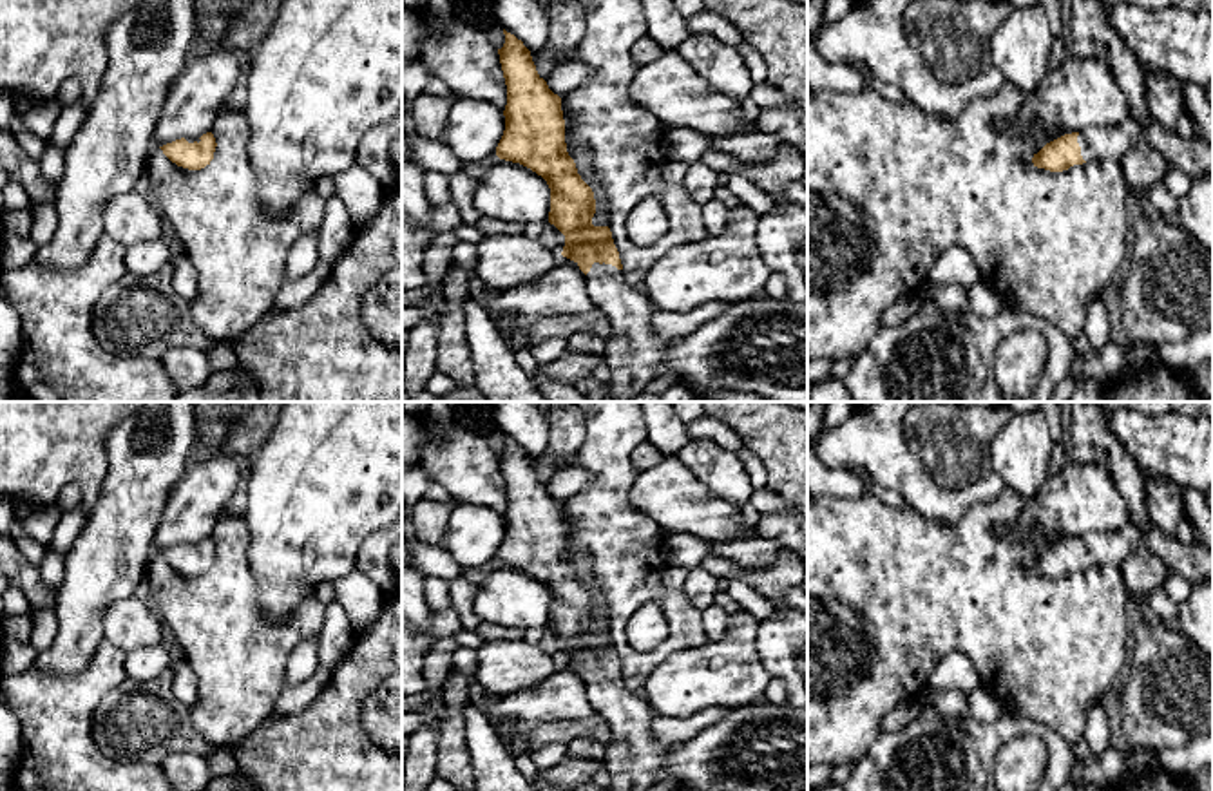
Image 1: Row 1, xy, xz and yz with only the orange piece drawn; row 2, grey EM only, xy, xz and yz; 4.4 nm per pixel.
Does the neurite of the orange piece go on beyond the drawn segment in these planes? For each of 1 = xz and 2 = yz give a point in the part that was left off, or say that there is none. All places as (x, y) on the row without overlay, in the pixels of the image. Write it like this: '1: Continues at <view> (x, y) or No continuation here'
1: Continues at xz (632, 759)
2: Continues at yz (1193, 562)

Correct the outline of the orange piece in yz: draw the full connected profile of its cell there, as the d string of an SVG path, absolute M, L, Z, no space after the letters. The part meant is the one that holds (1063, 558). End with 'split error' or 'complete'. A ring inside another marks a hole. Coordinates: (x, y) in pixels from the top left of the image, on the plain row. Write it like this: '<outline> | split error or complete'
M1132 521L1117 530L1065 539L1034 559L1032 568L1037 574L1063 577L1086 567L1121 567L1139 550L1159 558L1168 574L1179 574L1189 583L1213 583L1213 552L1202 541L1180 545L1177 538L1166 536L1153 523L1139 527Z | split error

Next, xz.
M505 434L503 440L505 449L498 454L498 460L507 491L507 510L503 516L505 536L496 552L496 561L530 574L550 594L549 628L565 641L561 661L574 666L587 681L588 700L612 731L612 740L605 746L603 758L605 769L610 775L610 786L605 791L646 791L655 784L670 753L670 746L659 744L652 735L652 722L657 713L645 700L643 693L634 693L623 684L623 670L610 634L592 630L596 605L567 558L561 503L538 480L530 456L523 447Z | split error

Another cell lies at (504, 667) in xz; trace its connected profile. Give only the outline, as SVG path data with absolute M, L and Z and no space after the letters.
M494 639L478 648L473 681L496 697L507 697L543 684L558 672L559 664L561 659L545 653L538 644Z

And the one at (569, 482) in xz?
M563 469L545 487L554 500L565 501L583 492L592 480L583 469Z

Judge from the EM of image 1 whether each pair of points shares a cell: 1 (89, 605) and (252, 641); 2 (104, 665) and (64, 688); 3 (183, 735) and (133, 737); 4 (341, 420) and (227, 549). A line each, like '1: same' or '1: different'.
1: different
2: same
3: same
4: different

